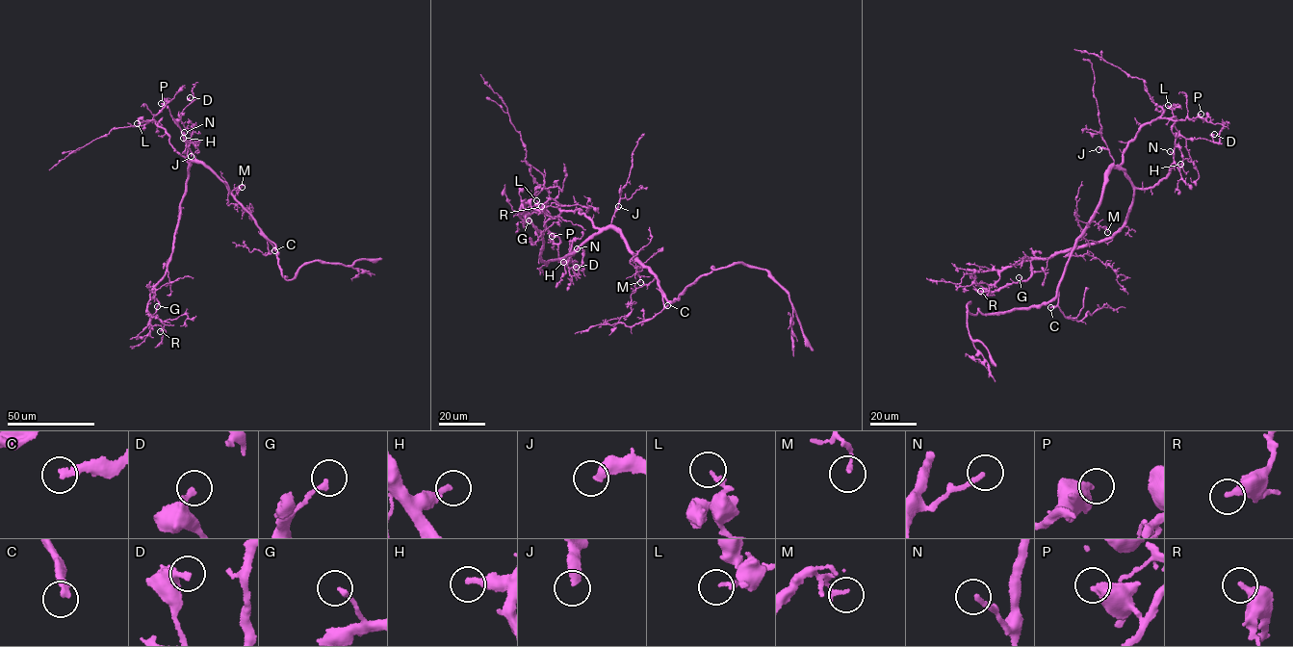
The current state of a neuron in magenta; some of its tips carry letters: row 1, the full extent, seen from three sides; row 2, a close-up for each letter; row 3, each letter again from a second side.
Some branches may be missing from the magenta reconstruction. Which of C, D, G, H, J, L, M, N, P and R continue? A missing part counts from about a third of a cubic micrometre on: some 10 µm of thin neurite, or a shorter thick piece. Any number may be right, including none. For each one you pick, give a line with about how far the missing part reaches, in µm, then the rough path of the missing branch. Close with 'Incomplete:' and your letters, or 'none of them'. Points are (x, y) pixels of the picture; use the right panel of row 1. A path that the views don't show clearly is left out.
C: 60 µm | (1050, 307), (1038, 315), (1026, 315), (1022, 321), (1035, 329), (1044, 345), (1052, 385)
Incomplete: C

